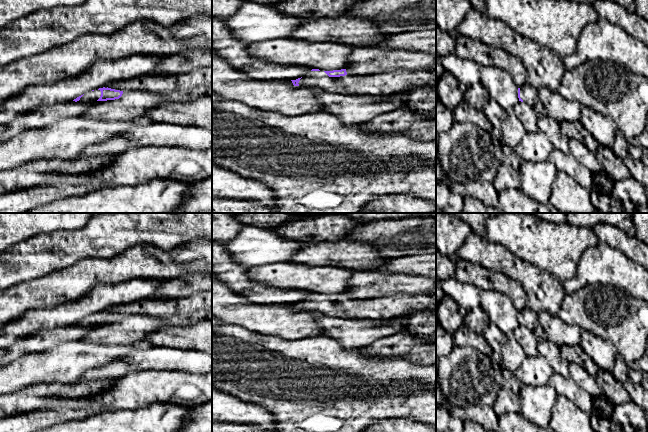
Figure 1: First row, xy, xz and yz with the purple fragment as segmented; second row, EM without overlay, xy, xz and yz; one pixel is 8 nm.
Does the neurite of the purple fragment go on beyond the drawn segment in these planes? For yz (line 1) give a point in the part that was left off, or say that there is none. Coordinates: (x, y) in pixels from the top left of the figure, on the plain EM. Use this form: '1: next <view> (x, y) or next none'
1: next yz (529, 319)

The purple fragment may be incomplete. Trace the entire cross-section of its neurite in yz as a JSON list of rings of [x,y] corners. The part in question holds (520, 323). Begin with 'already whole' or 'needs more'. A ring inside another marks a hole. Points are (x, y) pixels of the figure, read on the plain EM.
needs more | [[[526,306],[522,311],[518,312],[518,322],[519,325],[530,329],[537,338],[545,337],[545,332],[539,322],[538,314],[533,312],[529,307]]]

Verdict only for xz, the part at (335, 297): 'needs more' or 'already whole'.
needs more

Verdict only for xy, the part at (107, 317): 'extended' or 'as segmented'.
extended

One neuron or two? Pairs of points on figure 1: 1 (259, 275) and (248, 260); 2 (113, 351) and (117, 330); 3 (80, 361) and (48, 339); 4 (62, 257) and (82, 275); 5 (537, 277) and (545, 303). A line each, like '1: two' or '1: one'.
1: two
2: two
3: two
4: two
5: one

